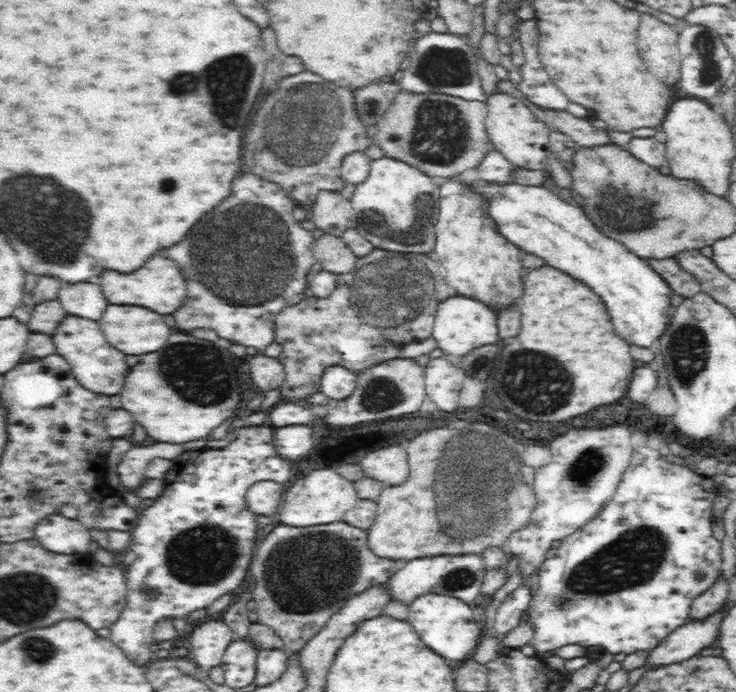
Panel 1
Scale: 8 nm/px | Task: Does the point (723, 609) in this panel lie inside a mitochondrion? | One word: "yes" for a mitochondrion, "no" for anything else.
no

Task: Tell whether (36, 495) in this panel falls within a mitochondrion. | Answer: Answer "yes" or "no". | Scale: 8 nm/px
yes

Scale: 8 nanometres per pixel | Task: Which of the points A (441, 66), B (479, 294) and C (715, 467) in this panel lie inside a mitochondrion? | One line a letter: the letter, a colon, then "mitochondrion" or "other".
A: mitochondrion
B: other
C: other

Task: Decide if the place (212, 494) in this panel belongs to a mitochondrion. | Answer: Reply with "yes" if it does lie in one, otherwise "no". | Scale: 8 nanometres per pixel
no

